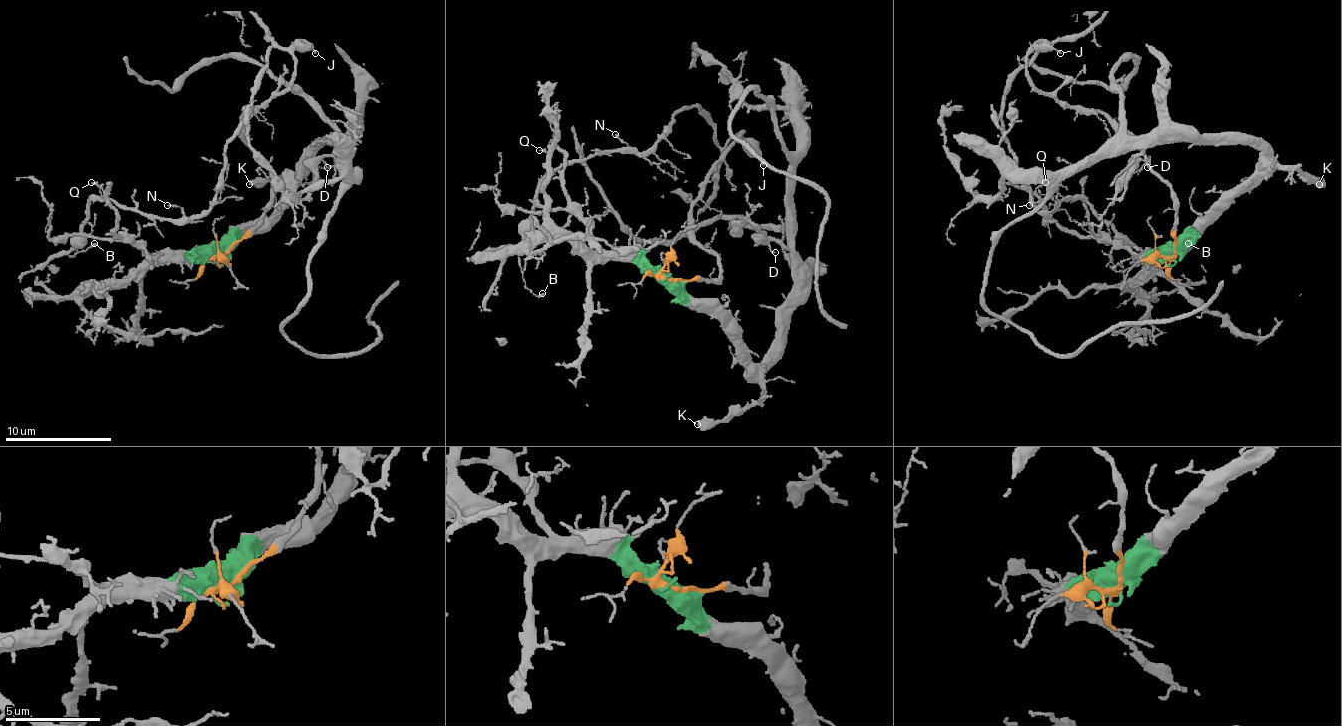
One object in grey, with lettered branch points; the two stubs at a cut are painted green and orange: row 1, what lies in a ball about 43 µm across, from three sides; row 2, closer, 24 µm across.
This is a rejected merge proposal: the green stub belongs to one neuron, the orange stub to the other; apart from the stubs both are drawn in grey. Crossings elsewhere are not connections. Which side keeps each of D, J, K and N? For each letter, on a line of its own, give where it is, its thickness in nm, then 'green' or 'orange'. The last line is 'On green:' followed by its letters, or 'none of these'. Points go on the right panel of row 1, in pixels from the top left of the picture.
D: at (1147, 167); 100 nm thick; green
J: at (1060, 53); 120 nm thick; orange
K: at (1319, 184); 550 nm thick; green
N: at (1029, 205); 130 nm thick; orange
On green: D, K

